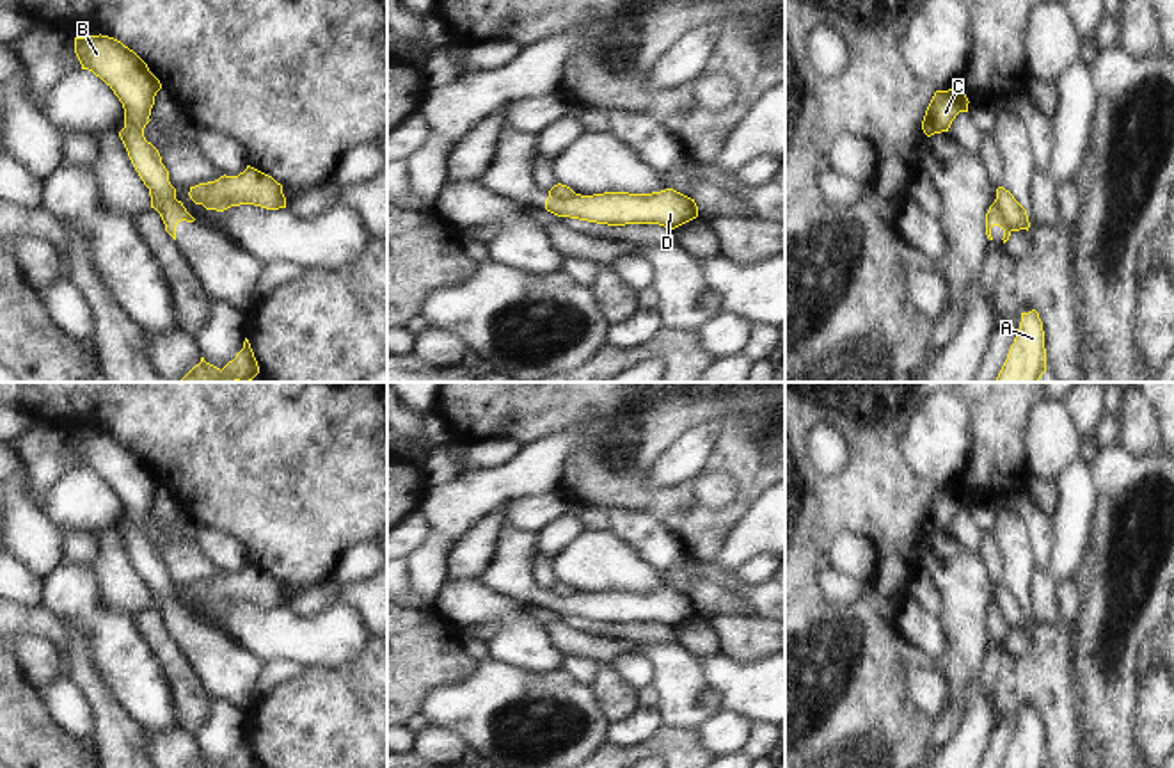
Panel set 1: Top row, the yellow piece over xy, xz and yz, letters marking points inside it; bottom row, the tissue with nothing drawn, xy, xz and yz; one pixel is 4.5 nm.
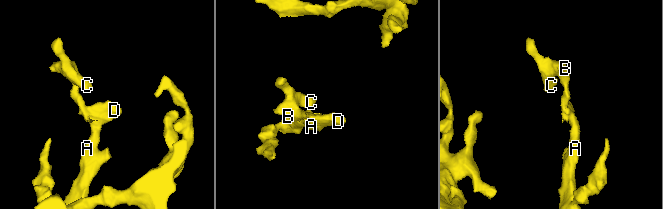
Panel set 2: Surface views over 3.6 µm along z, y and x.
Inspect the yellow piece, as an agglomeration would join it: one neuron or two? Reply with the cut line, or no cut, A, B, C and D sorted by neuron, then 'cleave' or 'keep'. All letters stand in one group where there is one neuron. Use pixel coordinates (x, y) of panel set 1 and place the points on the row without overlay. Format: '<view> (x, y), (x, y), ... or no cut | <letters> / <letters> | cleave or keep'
yz (993, 601), (1011, 628) | A D / B C | cleave

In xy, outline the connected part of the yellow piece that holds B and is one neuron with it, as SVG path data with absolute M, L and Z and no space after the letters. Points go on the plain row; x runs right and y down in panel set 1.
M108 434L75 436L75 452L82 468L99 475L123 501L124 526L119 535L149 587L151 604L160 612L165 629L176 638L176 624L195 617L176 603L176 587L169 580L169 569L158 548L144 535L155 494L162 487L160 478L133 448Z

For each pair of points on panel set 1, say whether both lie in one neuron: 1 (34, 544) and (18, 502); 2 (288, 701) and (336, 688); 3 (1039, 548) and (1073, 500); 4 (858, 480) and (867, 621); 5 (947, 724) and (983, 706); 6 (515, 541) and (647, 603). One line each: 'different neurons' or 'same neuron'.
1: same neuron
2: same neuron
3: different neurons
4: same neuron
5: different neurons
6: same neuron

